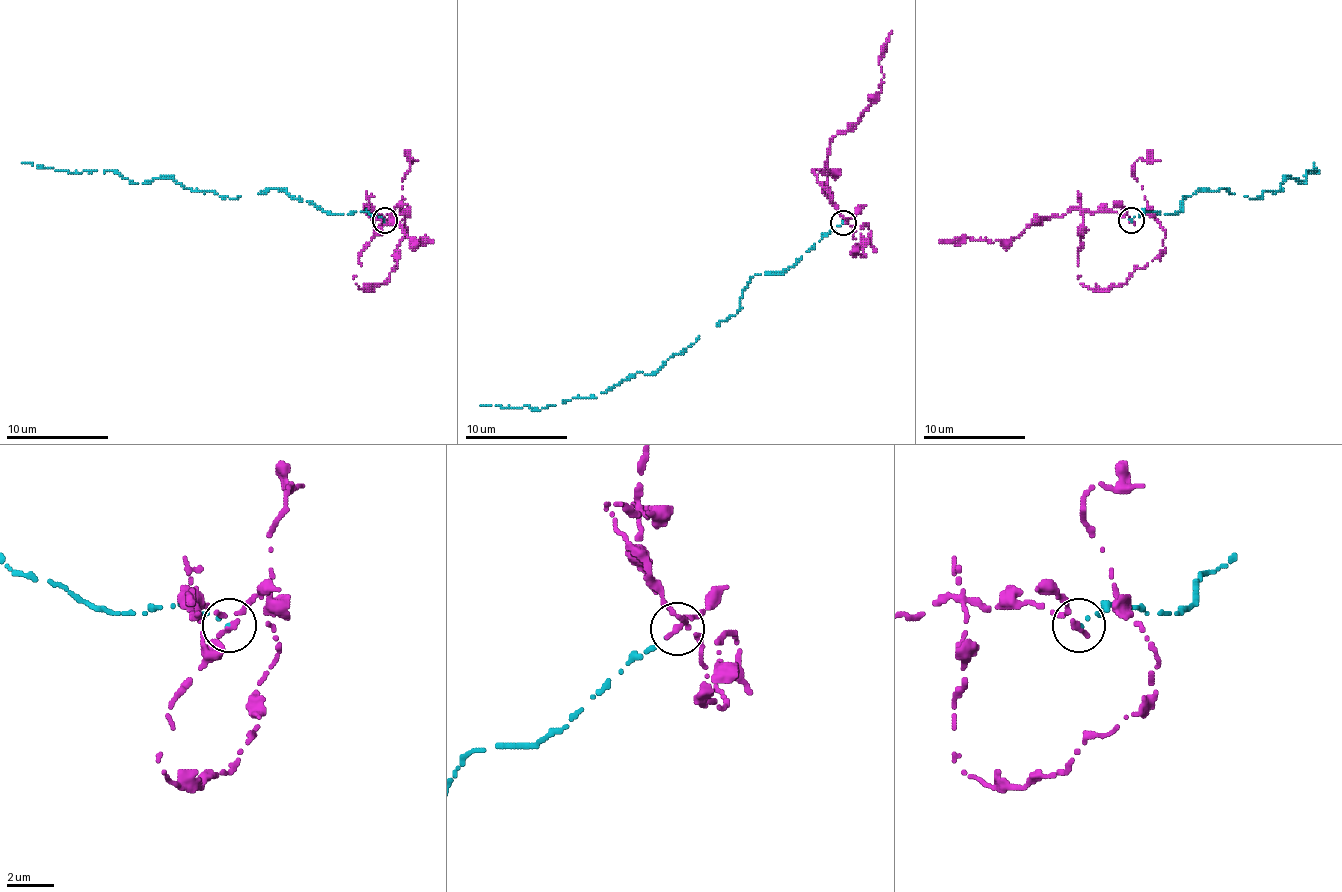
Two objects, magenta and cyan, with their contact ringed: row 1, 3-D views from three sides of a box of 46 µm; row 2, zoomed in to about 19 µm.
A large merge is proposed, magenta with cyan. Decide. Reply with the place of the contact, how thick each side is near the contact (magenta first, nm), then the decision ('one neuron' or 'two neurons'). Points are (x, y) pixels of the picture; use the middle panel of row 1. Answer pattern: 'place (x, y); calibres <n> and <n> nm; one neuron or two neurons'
place (843, 222); calibres 260 and 110 nm; two neurons

